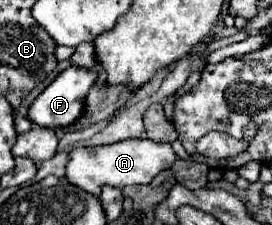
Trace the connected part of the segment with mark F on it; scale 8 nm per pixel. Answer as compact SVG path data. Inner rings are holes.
M68 67L64 73L60 73L40 95L38 99L30 105L28 109L28 119L40 127L46 129L62 129L62 127L70 127L74 125L80 117L82 117L82 109L84 109L84 101L86 101L86 93L88 89L94 85L96 81L96 73L84 67Z

